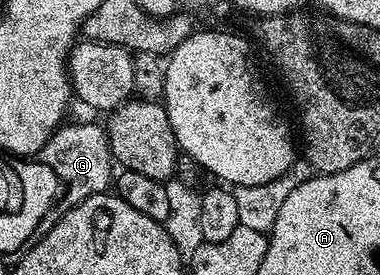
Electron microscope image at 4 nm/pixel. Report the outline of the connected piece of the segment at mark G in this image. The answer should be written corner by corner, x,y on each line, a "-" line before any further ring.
64,123
48,138
45,146
37,153
38,159
53,170
63,189
57,204
60,209
75,208
85,198
106,192
113,184
113,157
107,129
100,124

